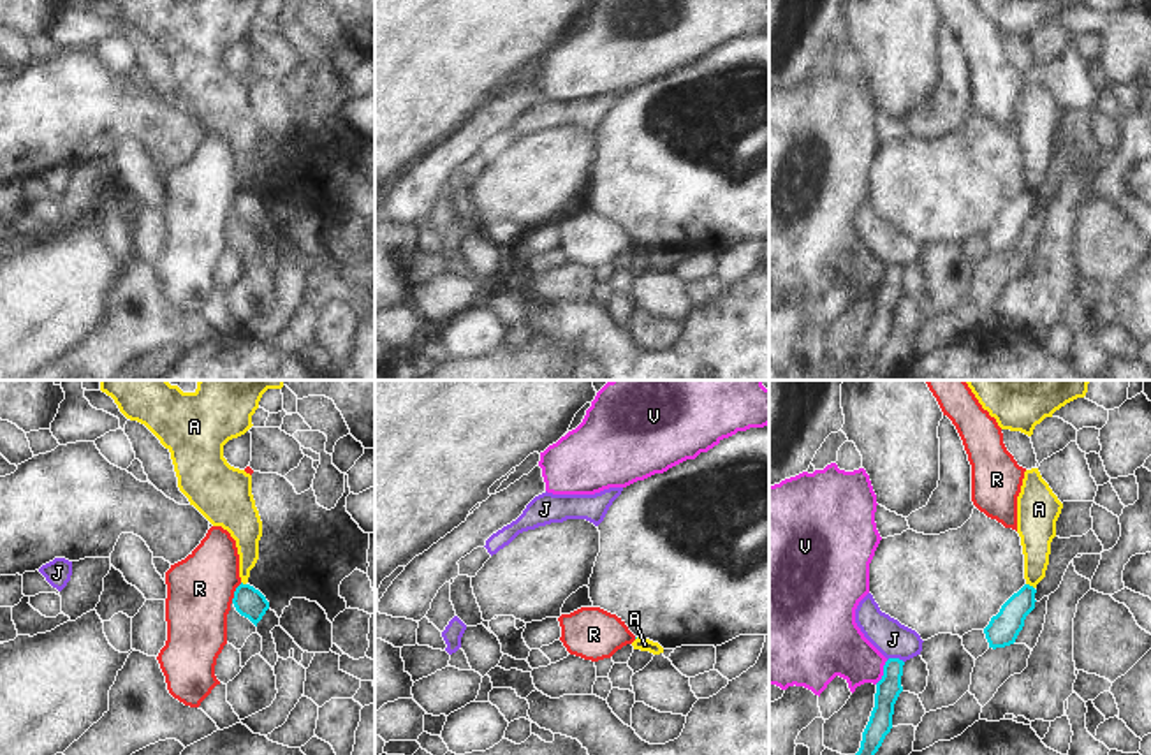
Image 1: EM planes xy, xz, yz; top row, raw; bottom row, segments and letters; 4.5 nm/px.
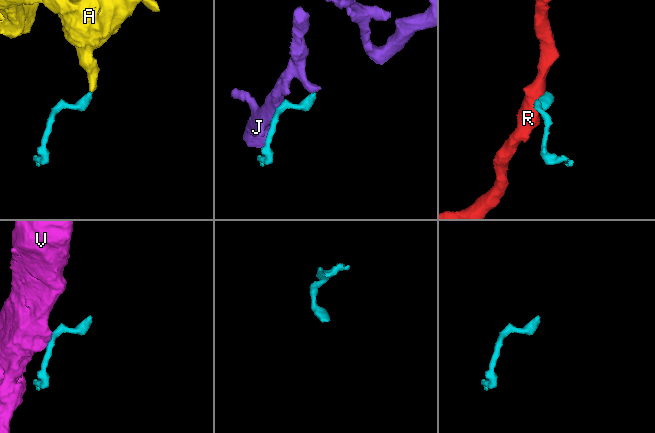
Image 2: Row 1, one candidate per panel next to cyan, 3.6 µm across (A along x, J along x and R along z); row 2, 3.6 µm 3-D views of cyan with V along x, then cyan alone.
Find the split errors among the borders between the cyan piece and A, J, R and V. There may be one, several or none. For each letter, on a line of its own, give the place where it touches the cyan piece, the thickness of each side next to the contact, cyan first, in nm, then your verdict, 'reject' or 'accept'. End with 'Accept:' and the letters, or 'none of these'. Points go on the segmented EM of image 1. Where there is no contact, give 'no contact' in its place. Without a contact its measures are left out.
A: yz (1028, 585) | 140/160 nm | reject
J: yz (896, 659) | 110/160 nm | reject
R: xy (234, 593) | 140/300 nm | reject
V: yz (884, 673) | 110/260 nm | reject
Accept: none of these

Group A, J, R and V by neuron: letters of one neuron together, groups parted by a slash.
A / J / R / V

